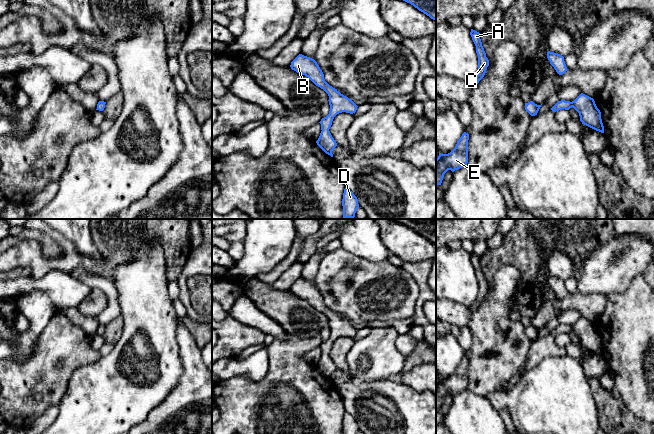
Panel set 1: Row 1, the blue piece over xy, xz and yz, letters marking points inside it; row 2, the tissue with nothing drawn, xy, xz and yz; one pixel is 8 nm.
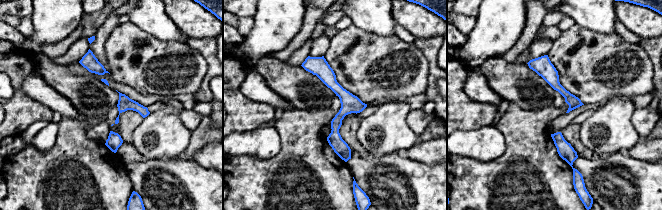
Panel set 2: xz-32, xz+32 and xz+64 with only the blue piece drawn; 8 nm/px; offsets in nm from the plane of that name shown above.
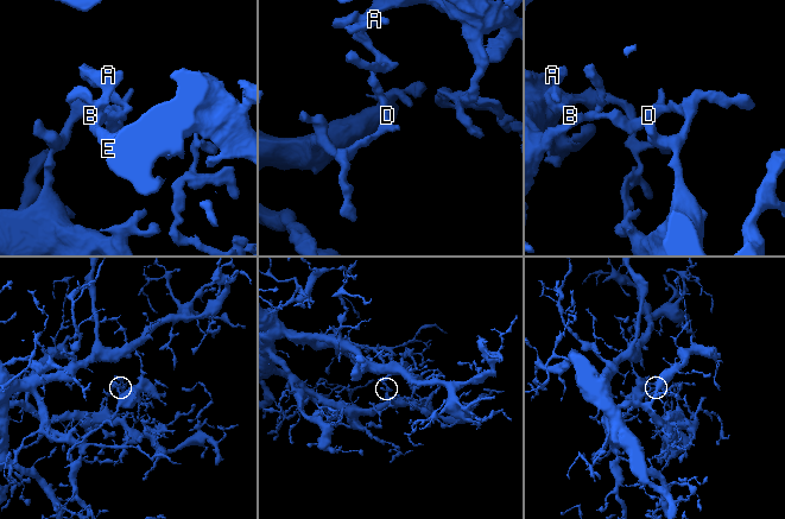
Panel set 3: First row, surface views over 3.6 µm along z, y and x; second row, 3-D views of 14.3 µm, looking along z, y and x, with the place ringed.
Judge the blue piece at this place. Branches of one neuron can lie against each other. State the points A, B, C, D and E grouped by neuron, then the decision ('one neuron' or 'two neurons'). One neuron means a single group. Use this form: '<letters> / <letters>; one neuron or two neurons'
A B C E / D; two neurons

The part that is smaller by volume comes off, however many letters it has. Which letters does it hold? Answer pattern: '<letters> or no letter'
A, B, C, E

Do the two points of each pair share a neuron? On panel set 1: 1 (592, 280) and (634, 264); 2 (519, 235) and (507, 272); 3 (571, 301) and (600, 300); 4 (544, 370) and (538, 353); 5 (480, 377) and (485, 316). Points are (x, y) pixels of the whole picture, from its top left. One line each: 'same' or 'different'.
1: same
2: different
3: same
4: different
5: same

